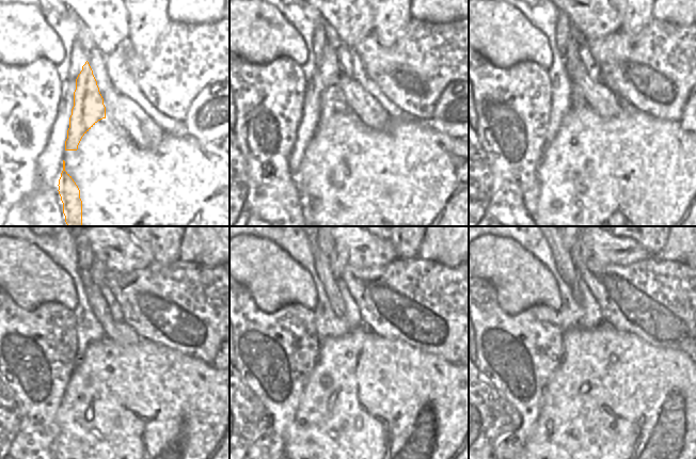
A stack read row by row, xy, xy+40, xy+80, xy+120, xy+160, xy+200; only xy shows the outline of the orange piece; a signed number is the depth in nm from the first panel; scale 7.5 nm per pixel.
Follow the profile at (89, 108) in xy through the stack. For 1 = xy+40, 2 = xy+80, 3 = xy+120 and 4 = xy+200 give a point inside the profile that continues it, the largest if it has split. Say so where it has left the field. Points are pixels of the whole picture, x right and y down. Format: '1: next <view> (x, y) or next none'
1: next xy+40 (332, 99)
2: next xy+80 (576, 40)
3: next xy+120 (97, 273)
4: next xy+200 (580, 252)

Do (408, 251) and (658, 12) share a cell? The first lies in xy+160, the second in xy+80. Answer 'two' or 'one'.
two

